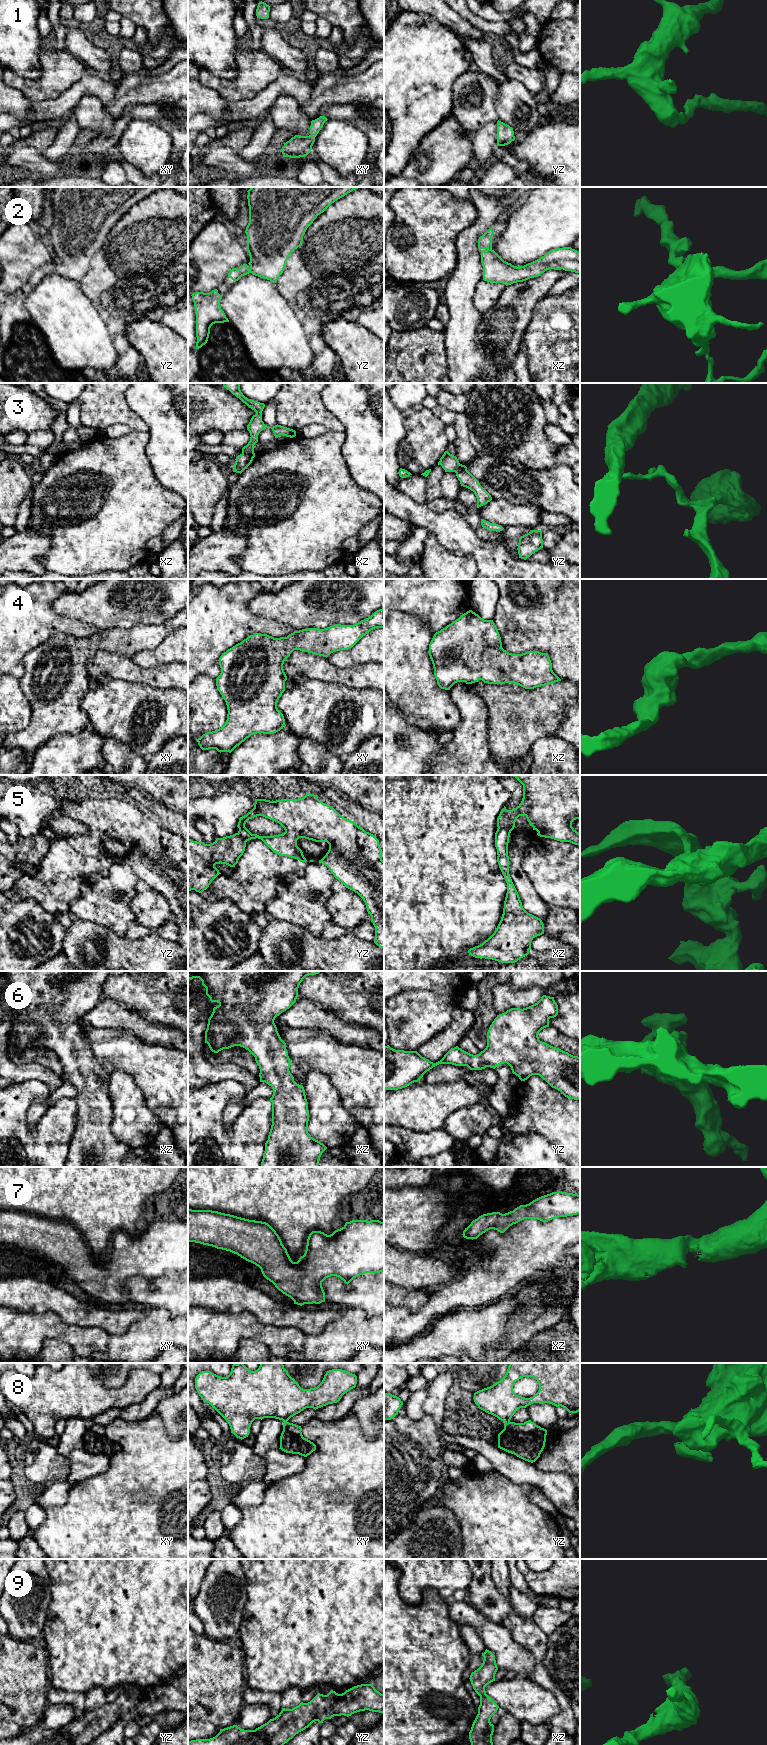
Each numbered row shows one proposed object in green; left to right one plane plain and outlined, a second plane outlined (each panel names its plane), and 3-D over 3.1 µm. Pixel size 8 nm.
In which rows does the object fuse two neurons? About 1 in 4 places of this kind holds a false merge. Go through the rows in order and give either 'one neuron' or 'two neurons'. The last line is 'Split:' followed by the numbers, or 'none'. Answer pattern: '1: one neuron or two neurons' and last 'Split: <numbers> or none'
1: one neuron
2: one neuron
3: two neurons
4: one neuron
5: two neurons
6: one neuron
7: one neuron
8: two neurons
9: one neuron
Split: 3, 5, 8

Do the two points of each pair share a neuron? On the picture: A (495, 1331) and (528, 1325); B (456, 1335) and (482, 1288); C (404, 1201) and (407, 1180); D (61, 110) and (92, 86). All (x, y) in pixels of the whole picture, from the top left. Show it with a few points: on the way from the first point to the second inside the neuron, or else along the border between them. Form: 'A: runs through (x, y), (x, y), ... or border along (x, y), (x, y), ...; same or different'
A: border along (517, 1309), (507, 1321), (505, 1343), (490, 1348); different
B: border along (493, 1301), (480, 1306), (458, 1308), (448, 1313); different
C: border along (429, 1183), (424, 1186), (402, 1187), (394, 1190); different
D: runs through (68, 102), (84, 87); same

